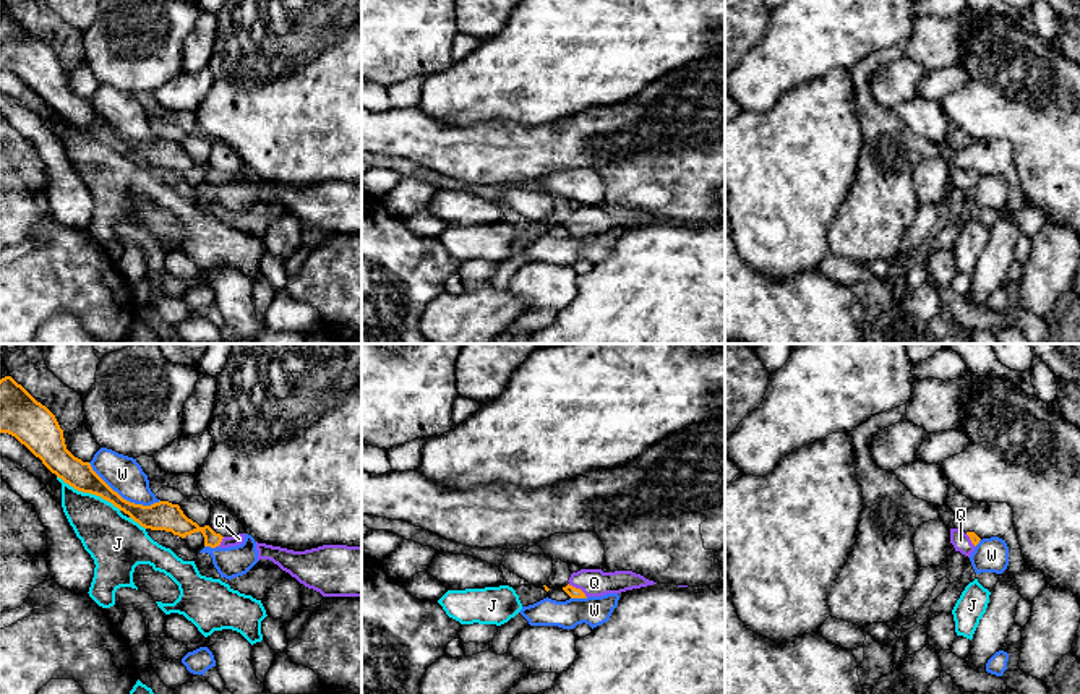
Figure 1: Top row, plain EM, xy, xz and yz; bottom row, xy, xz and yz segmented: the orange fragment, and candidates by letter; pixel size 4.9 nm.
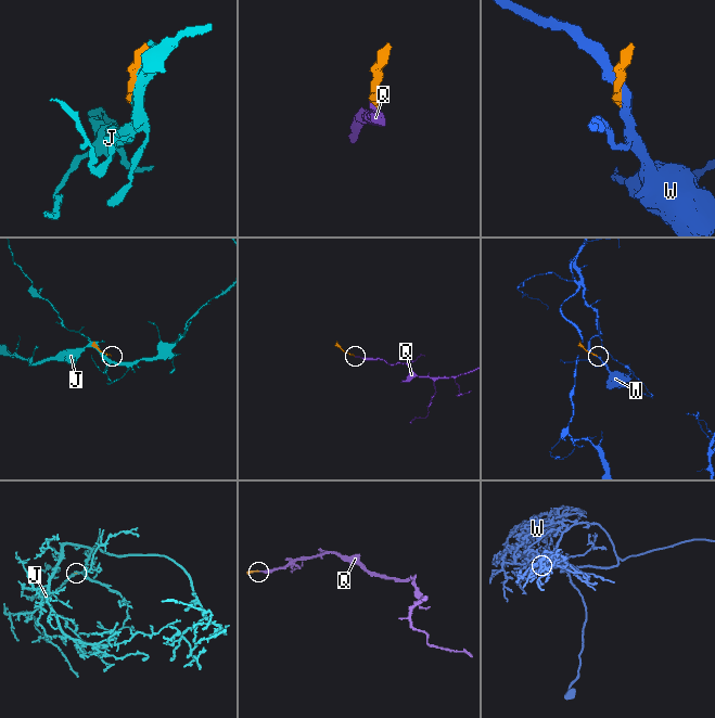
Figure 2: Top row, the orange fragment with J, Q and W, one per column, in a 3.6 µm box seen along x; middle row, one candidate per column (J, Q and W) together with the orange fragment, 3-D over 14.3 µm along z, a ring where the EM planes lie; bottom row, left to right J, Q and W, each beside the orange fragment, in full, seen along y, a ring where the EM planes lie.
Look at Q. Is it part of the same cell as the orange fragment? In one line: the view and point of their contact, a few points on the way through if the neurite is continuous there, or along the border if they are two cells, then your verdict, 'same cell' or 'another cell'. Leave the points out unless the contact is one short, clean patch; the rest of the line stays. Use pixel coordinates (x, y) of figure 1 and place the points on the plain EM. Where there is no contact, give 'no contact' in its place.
contact xz (578, 226); way xz (573, 229), (578, 226), (584, 219), (594, 219); same cell

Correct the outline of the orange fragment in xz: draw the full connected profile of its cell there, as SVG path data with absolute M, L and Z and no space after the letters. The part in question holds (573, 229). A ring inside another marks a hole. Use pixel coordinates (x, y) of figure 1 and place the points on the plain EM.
M581 206L577 209L572 209L568 219L569 221L563 224L563 227L571 235L621 230L626 227L657 221L632 208L603 209L602 206Z

